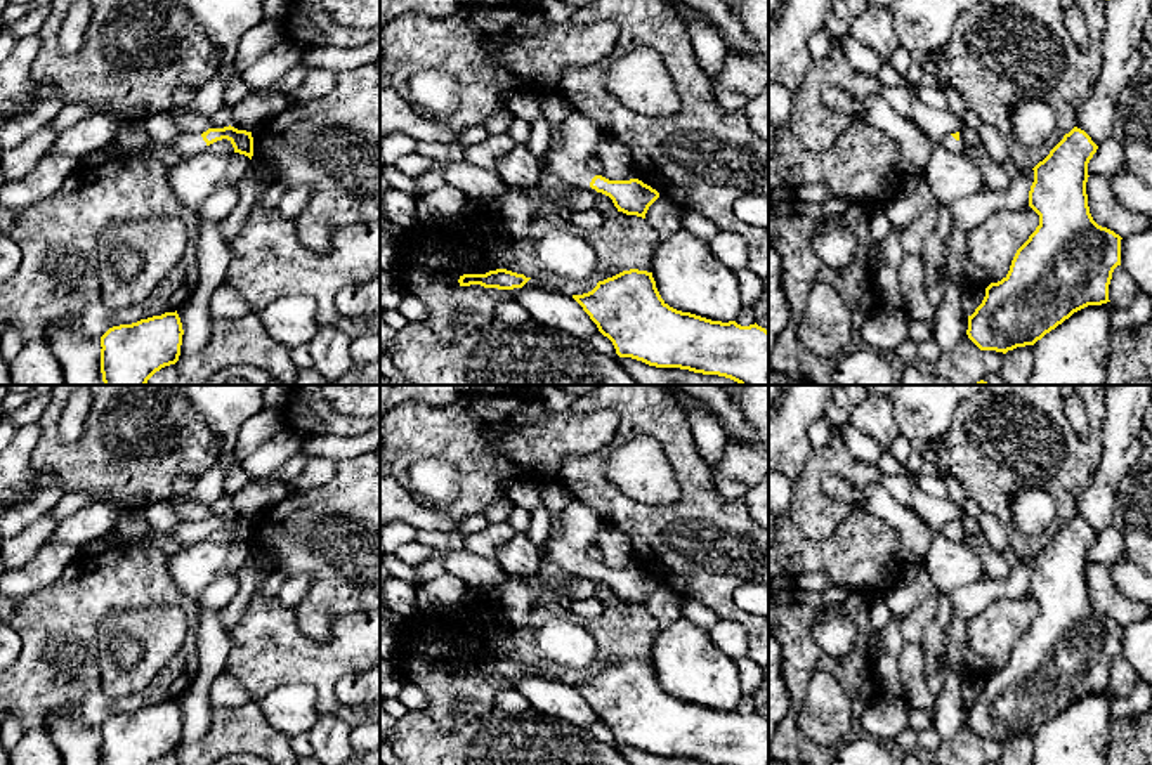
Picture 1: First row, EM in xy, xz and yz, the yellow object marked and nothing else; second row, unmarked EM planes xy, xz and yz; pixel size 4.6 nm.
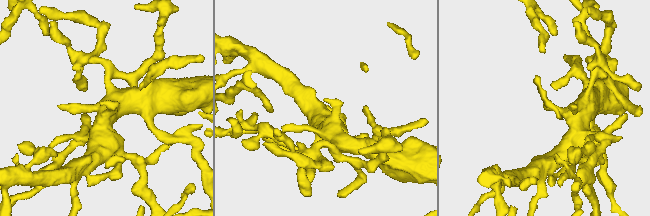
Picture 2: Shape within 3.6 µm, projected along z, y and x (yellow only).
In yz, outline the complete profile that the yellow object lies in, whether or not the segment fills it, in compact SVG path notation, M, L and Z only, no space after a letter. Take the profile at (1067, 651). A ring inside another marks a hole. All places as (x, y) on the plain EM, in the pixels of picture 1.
M1074 515L1039 550L1029 579L1029 595L1039 604L1039 614L1017 638L1008 663L985 677L982 692L968 704L968 727L980 739L1006 742L1034 734L1074 701L1109 689L1112 661L1121 654L1121 624L1098 614L1088 595L1088 552L1098 534Z

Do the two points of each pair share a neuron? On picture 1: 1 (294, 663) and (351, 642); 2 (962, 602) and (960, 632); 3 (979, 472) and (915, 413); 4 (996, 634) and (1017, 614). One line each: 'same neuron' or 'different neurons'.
1: same neuron
2: same neuron
3: different neurons
4: same neuron

